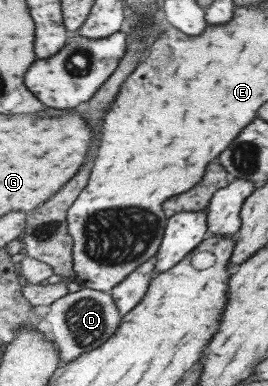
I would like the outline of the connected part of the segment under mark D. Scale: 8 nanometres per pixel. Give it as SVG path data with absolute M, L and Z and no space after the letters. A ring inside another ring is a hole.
M81 288L75 292L67 293L54 300L42 316L49 324L52 341L59 350L59 363L64 364L75 360L79 355L96 349L117 328L120 315L109 293L98 290Z

